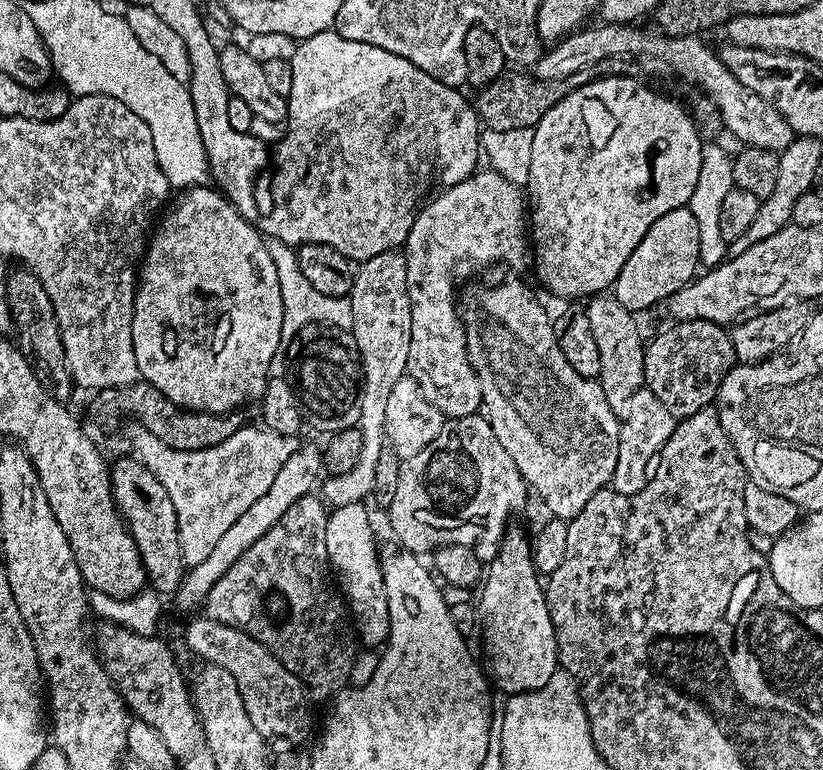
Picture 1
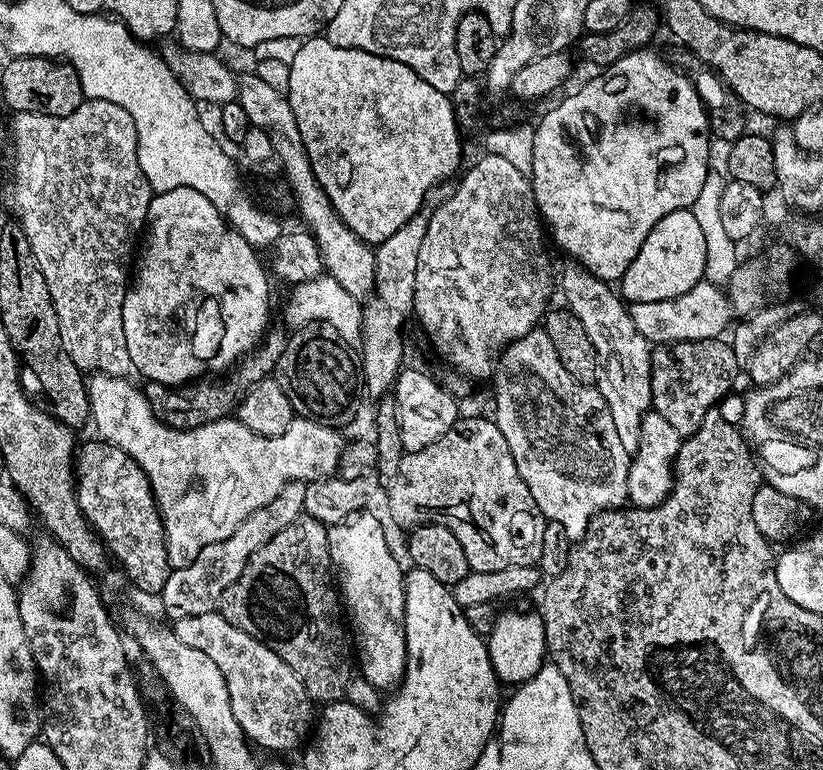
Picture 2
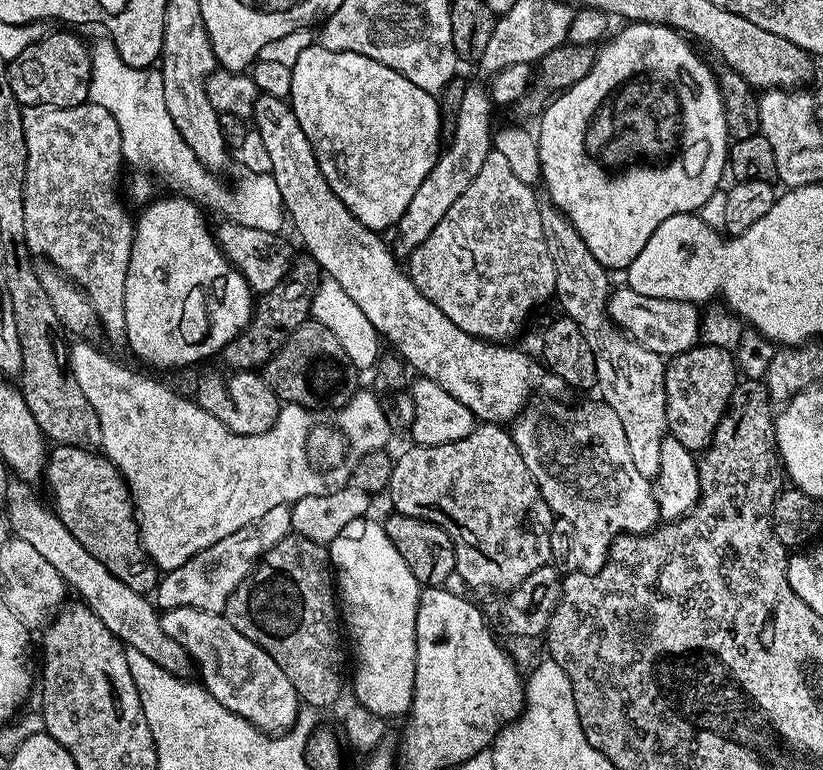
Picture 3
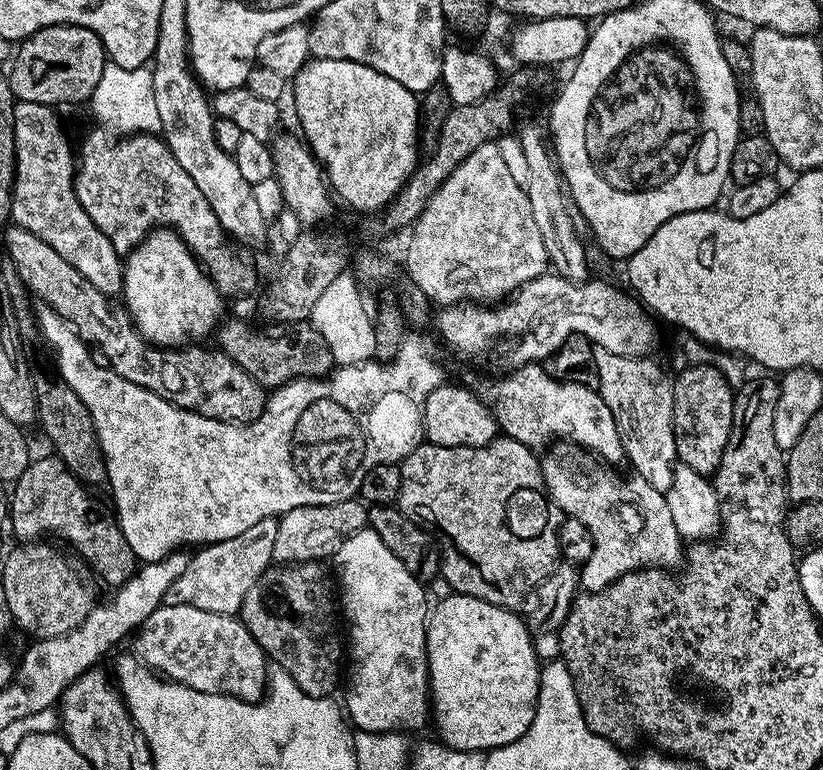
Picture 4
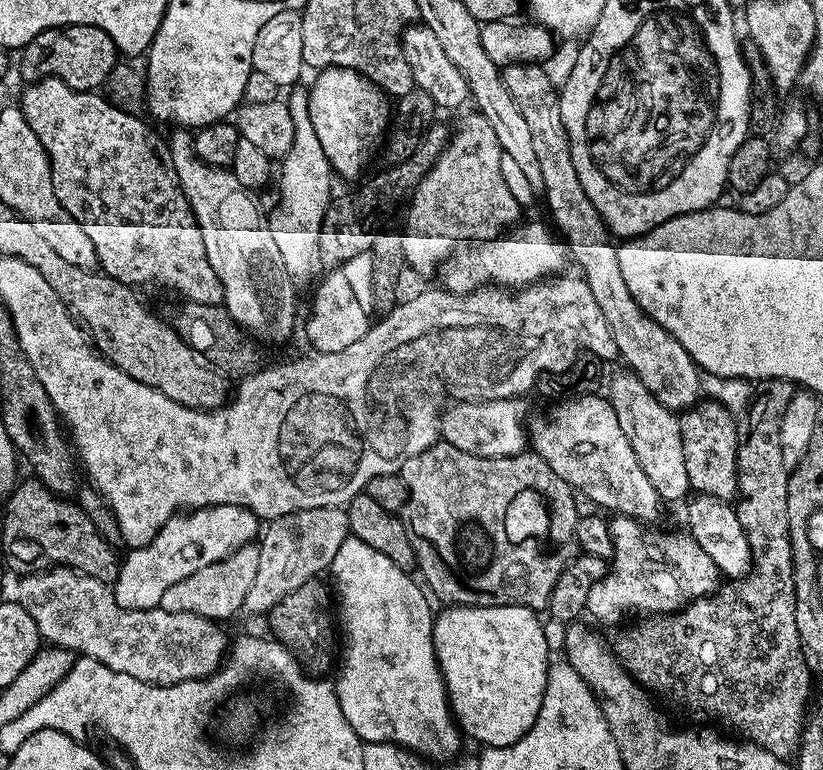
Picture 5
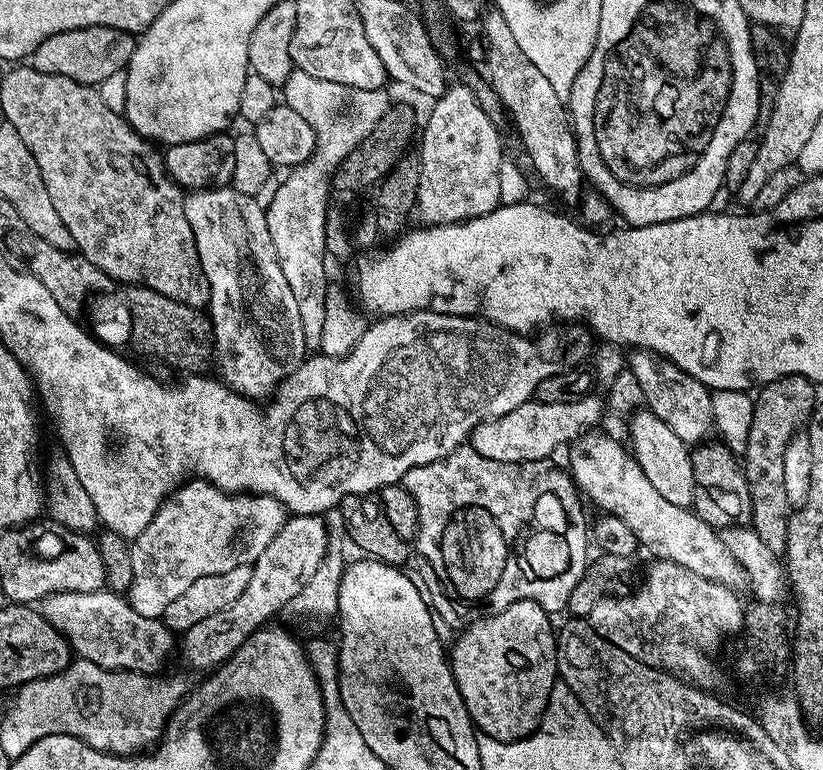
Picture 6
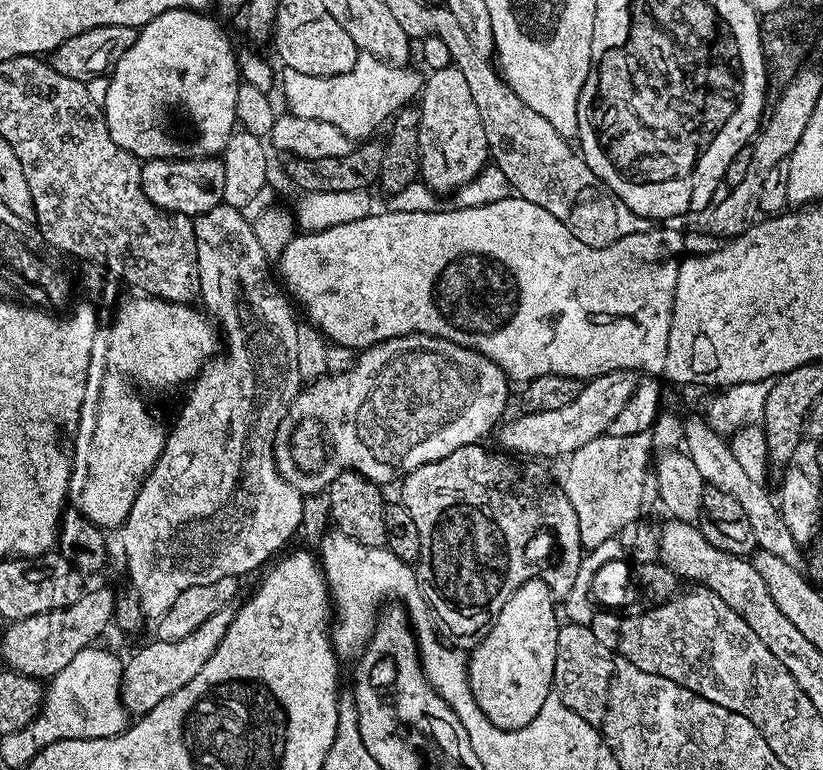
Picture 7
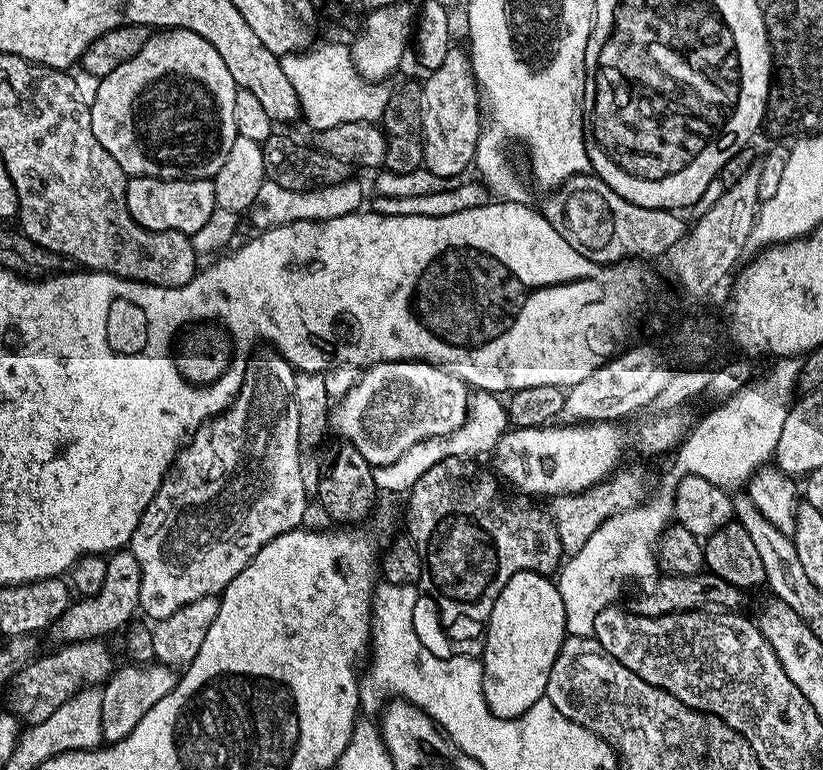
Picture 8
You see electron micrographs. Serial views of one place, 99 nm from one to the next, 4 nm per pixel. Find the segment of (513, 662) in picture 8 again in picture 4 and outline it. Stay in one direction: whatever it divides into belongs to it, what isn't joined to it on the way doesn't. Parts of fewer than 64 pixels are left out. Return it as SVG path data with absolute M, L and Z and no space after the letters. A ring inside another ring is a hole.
M448 594L445 600L431 605L426 630L430 720L433 725L436 723L439 743L448 748L484 752L506 746L530 730L538 706L542 660L536 657L534 637L527 623L516 614L511 608L459 594Z

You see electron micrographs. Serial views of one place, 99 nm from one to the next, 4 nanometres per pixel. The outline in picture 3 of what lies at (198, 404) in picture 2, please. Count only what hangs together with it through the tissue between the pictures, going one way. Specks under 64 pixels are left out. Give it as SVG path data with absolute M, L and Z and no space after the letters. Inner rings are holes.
M307 254L297 255L281 283L274 286L274 290L259 293L248 325L224 347L222 359L229 364L227 367L232 370L263 369L268 359L286 346L290 334L294 334L294 330L298 330L298 326L309 319L312 299L321 283L322 273L315 258Z

